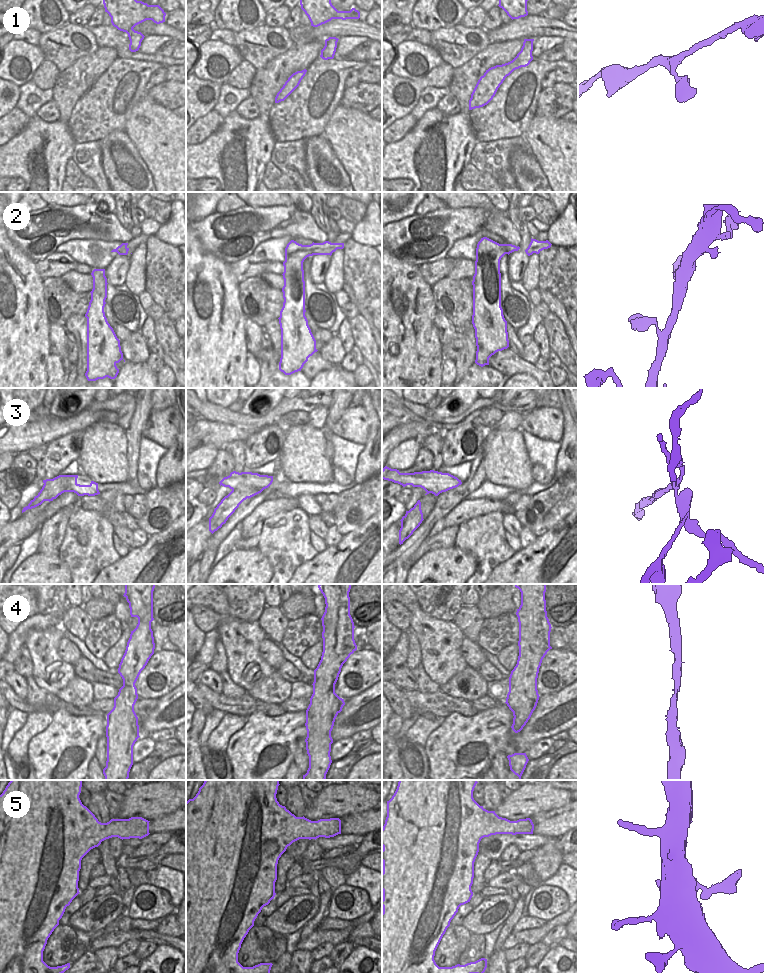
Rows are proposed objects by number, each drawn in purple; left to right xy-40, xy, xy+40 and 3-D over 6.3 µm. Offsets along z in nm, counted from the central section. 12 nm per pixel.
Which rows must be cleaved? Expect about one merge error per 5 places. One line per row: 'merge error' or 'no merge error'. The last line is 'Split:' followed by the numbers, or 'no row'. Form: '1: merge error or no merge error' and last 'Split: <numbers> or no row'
1: no merge error
2: no merge error
3: merge error
4: no merge error
5: no merge error
Split: 3

